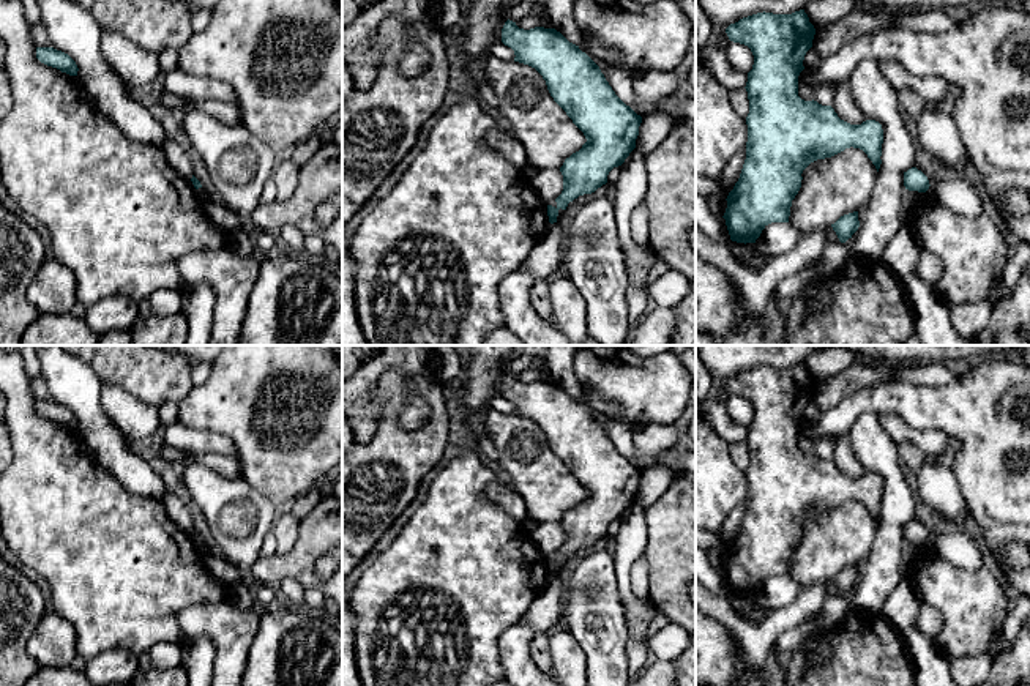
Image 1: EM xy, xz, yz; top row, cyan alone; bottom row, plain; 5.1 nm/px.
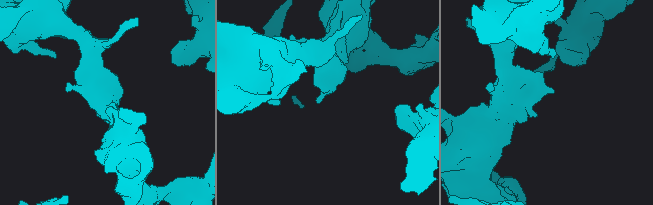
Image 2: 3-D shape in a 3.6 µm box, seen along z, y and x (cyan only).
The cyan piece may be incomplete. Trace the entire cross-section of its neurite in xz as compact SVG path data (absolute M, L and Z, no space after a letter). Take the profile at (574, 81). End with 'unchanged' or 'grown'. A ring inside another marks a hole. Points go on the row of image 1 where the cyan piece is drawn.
M508 19L502 28L502 43L514 50L514 62L528 65L543 76L554 101L587 139L582 148L566 158L560 167L563 191L555 199L555 207L547 205L549 222L554 224L560 208L566 210L579 196L595 192L607 183L609 172L625 162L636 148L642 117L615 95L599 66L555 28L524 30Z; unchanged

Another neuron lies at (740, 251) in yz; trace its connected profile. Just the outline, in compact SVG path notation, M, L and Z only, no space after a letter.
M729 241L727 243L730 254L738 260L751 260L756 254L756 244L754 243L737 243L737 241Z

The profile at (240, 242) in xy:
M244 229L230 232L227 249L238 255L252 255L256 244Z

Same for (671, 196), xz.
M681 118L670 134L645 156L648 188L642 200L648 219L648 246L656 257L685 274L696 278L696 251L689 243L689 229L696 226L696 121Z

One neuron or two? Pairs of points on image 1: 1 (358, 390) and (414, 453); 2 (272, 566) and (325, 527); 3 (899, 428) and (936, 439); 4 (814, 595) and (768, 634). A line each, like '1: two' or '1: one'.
1: two
2: one
3: one
4: one

